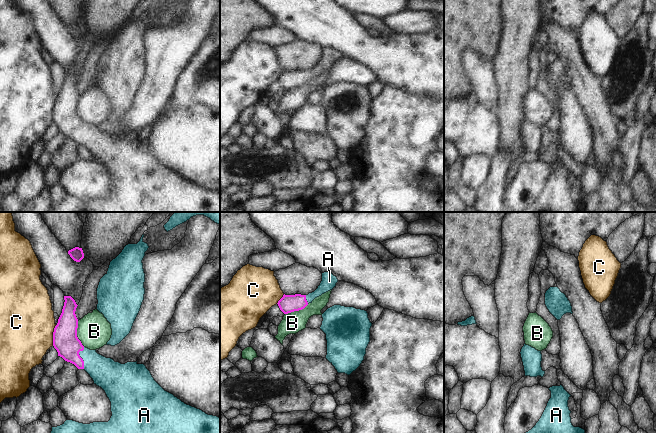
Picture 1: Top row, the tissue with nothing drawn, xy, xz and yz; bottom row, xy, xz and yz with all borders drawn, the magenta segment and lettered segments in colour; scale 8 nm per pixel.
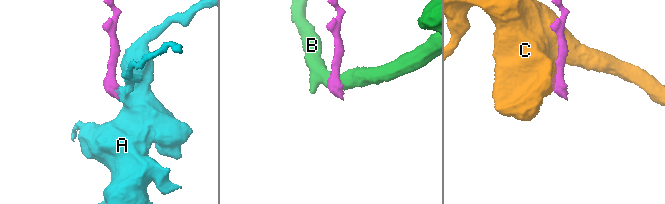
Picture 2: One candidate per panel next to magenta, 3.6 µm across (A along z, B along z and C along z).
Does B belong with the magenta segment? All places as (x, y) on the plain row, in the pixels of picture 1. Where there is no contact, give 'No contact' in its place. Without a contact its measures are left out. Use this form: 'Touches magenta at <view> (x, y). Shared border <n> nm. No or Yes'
Touches magenta at xy (76, 110). Shared border 220 nm. No.

